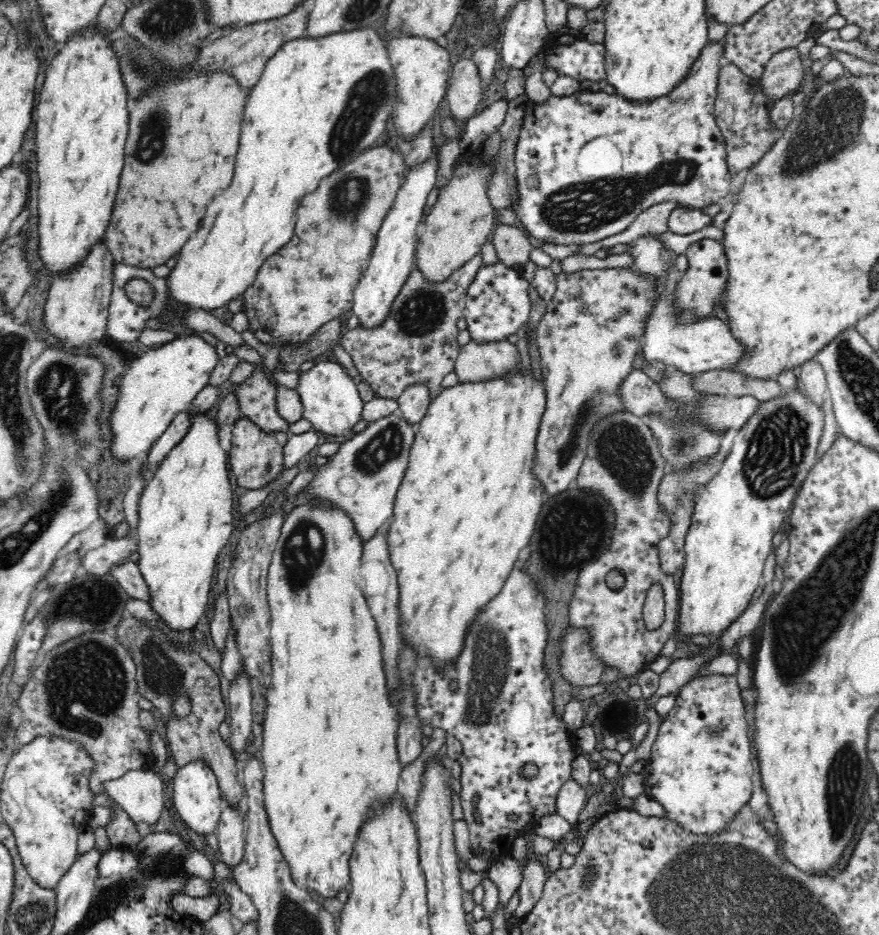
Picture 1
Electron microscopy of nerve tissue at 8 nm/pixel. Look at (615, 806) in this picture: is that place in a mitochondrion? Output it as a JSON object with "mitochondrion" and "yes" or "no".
{"mitochondrion":"no"}

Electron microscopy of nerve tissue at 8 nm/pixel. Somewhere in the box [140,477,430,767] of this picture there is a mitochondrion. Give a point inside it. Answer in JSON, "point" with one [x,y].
{"point":[303,548]}

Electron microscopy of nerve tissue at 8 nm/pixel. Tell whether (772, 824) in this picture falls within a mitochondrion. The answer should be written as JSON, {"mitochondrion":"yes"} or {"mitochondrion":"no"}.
{"mitochondrion":"no"}

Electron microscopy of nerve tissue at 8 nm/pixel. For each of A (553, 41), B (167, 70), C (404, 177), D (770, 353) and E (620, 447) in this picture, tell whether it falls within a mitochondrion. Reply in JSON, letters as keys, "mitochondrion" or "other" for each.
{"A":"other","B":"mitochondrion","C":"other","D":"other","E":"mitochondrion"}

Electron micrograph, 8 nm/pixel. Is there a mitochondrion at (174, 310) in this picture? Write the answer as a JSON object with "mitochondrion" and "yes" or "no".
{"mitochondrion":"no"}

